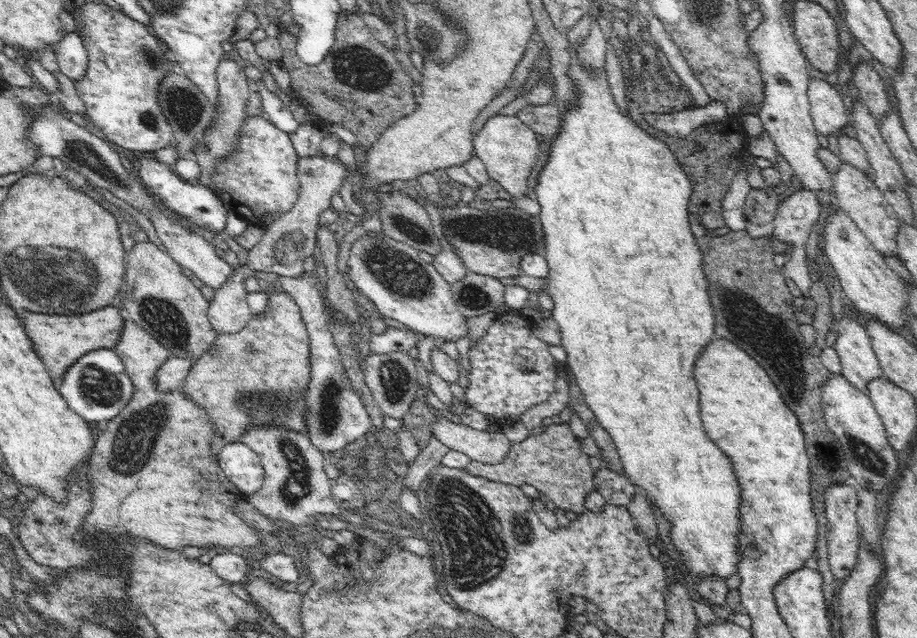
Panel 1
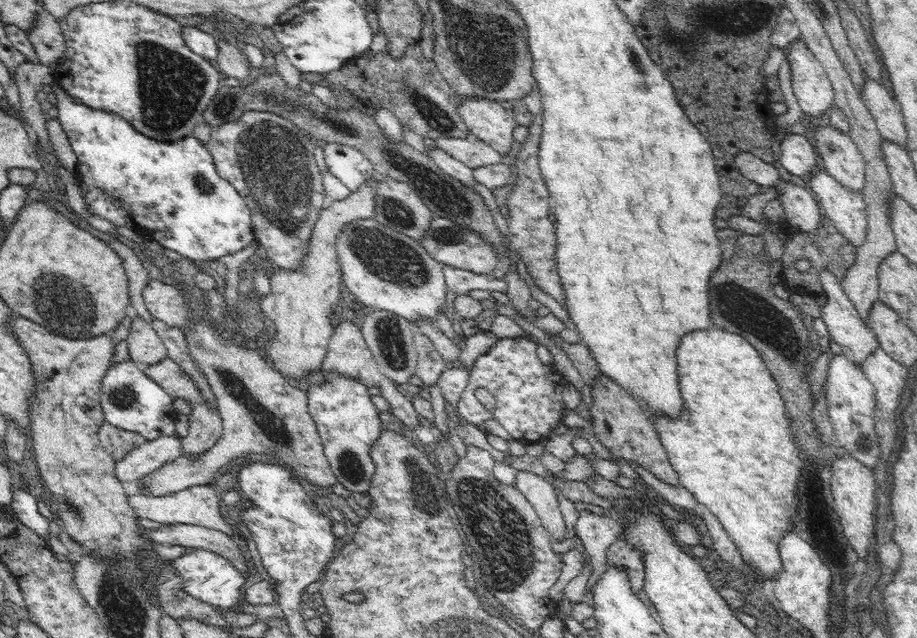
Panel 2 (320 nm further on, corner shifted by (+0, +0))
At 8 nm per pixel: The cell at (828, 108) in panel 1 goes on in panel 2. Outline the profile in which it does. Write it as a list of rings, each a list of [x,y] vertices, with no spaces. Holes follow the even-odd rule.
[[[798,37],[787,44],[786,52],[787,61],[792,69],[792,88],[802,112],[809,114],[810,117],[824,114],[830,106],[835,104],[835,94],[832,83],[827,78],[820,61],[816,59],[814,53],[807,47],[807,44]]]

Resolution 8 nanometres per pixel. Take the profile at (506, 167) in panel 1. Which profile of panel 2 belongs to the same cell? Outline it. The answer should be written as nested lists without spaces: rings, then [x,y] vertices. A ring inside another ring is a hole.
[[[469,97],[457,102],[457,111],[469,130],[480,140],[487,142],[503,155],[512,152],[512,132],[517,122],[510,110],[505,110],[499,101],[484,97]]]

